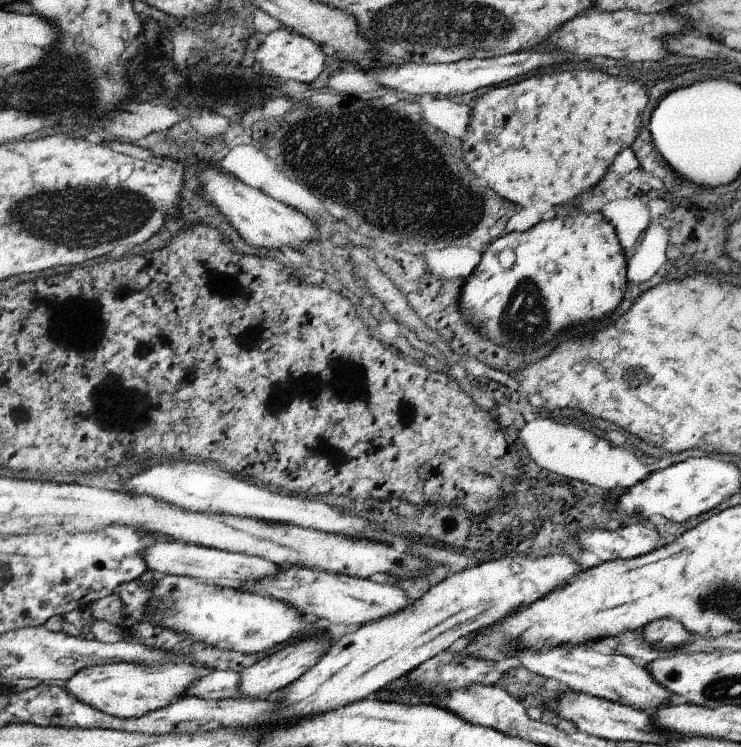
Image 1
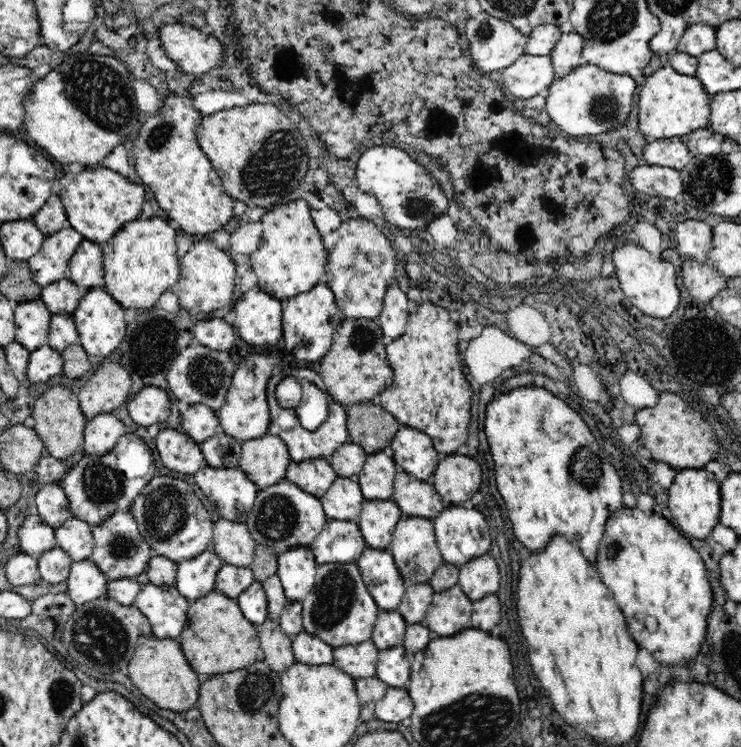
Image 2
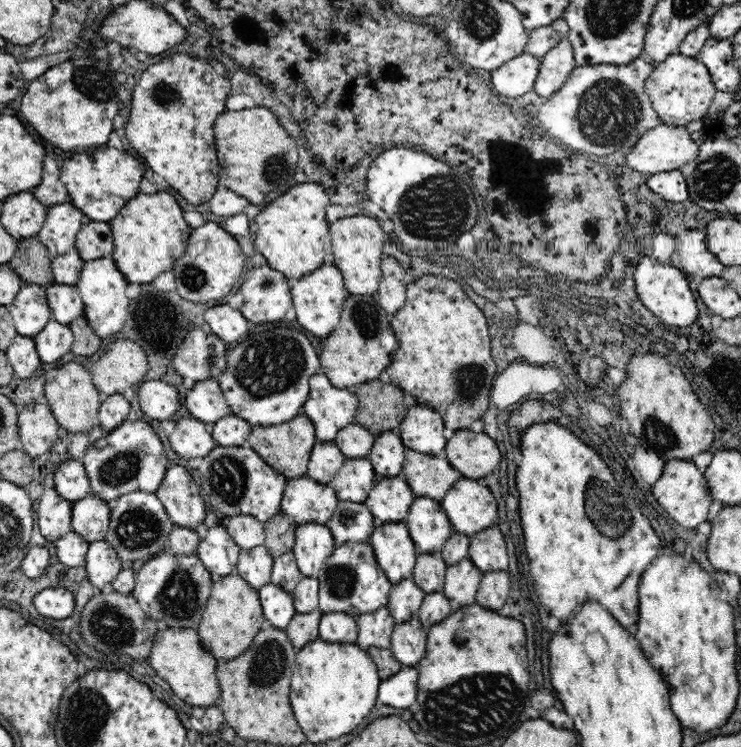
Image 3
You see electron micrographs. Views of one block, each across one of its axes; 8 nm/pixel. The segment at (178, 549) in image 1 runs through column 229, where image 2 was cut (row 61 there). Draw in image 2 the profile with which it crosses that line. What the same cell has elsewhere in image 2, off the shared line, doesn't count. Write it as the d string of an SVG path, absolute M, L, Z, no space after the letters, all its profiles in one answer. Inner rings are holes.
M576 31L562 33L549 54L556 78L572 72L583 63L584 38Z

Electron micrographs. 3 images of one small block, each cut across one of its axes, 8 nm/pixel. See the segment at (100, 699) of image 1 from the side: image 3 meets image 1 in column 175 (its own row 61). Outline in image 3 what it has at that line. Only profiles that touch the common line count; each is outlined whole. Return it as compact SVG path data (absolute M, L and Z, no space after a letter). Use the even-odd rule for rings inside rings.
M672 54L658 63L646 80L646 92L661 123L686 127L690 122L703 120L718 91L709 69L696 57Z

